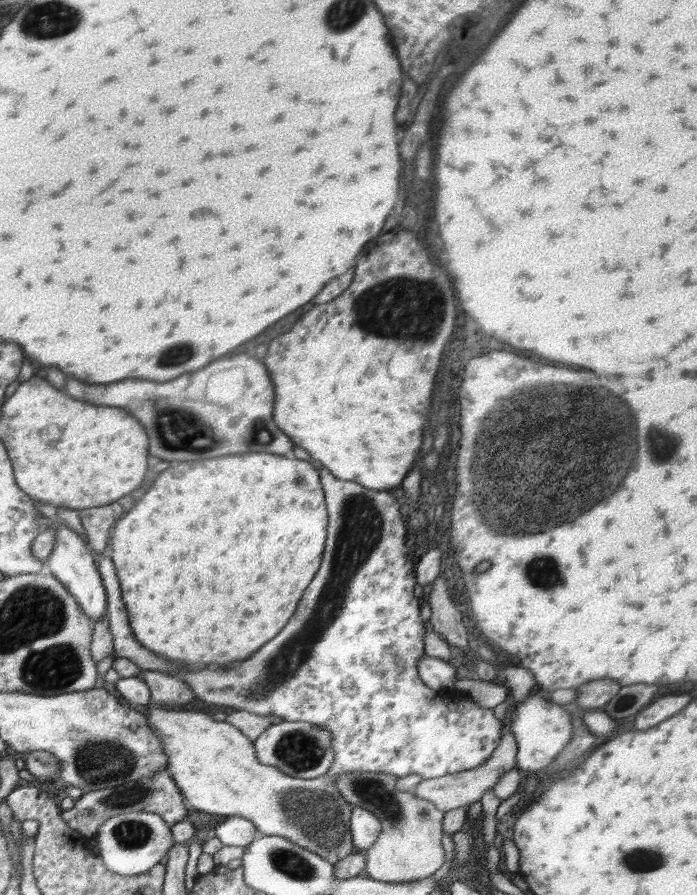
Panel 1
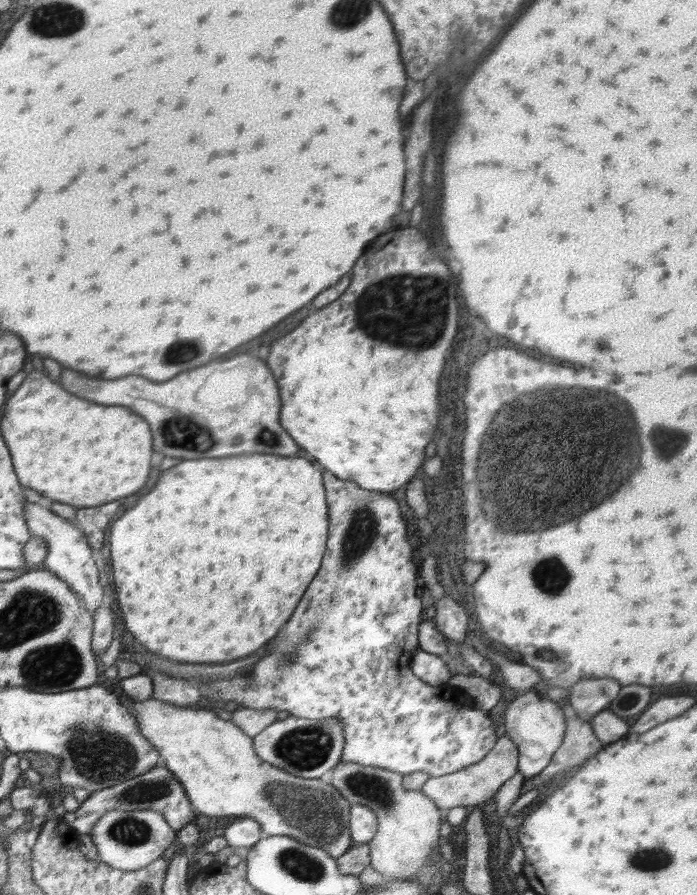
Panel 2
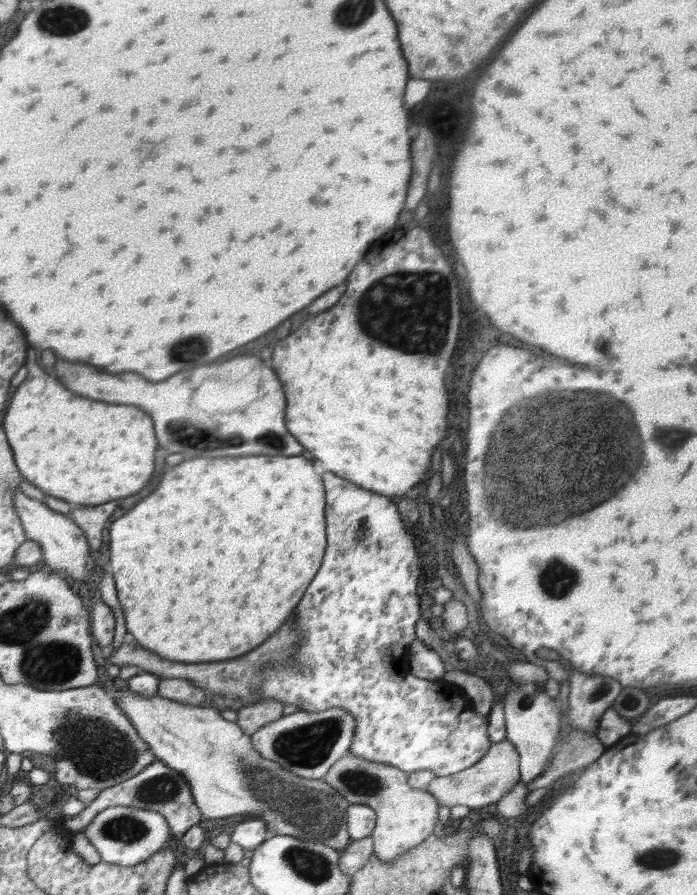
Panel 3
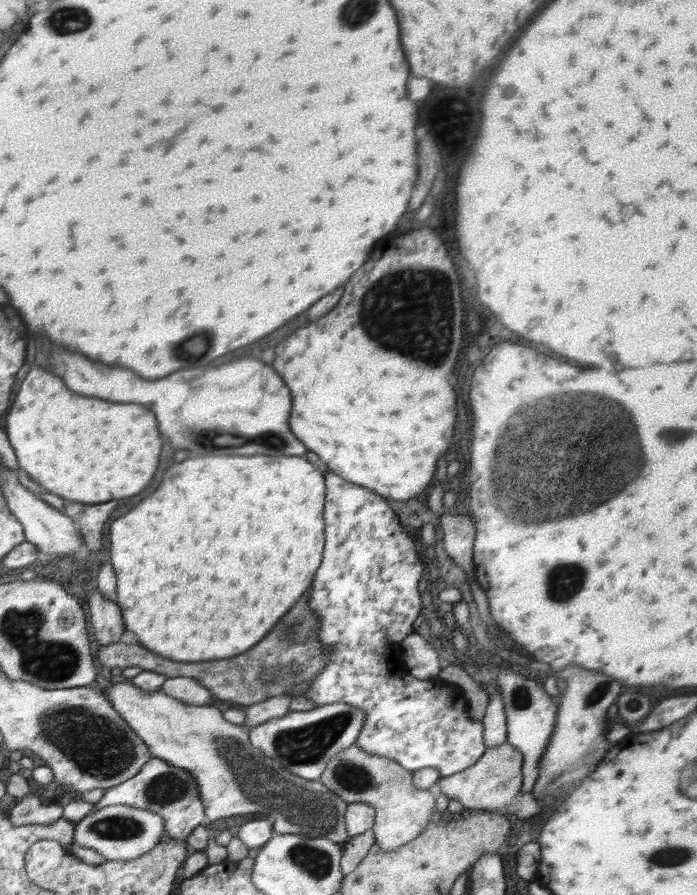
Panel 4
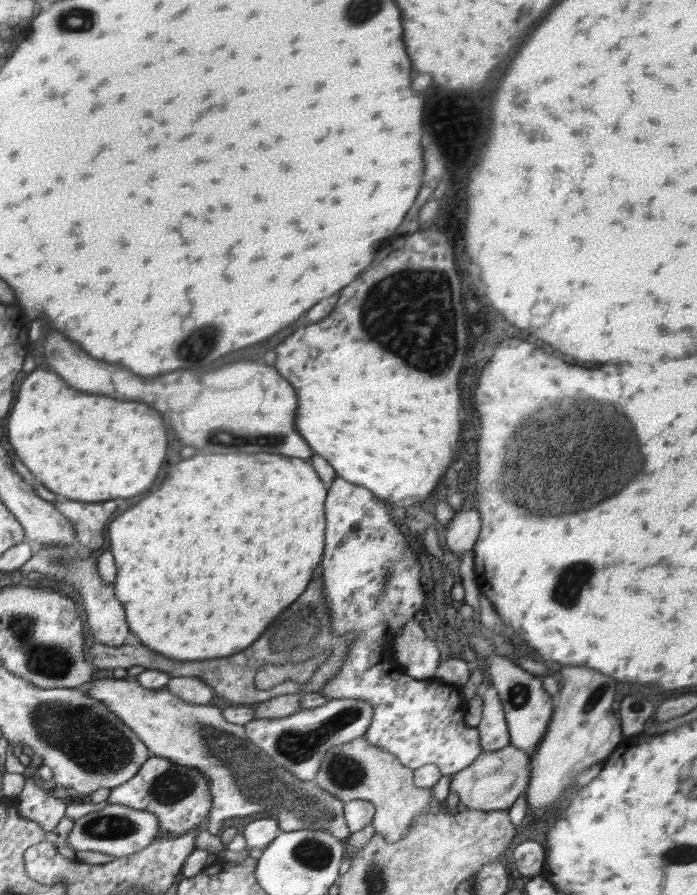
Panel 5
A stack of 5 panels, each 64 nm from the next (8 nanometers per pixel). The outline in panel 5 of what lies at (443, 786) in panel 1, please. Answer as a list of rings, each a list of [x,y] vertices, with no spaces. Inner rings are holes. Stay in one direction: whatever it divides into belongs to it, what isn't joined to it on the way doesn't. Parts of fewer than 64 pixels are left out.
[[[511,744],[480,756],[464,770],[454,774],[450,793],[458,794],[460,804],[467,809],[480,811],[507,811],[522,792],[527,790],[531,779],[530,757]]]

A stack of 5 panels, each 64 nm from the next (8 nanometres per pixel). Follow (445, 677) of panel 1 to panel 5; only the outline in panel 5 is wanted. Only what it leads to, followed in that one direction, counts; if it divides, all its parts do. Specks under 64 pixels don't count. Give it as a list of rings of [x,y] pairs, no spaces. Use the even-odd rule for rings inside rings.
[[[414,617],[394,637],[394,659],[408,676],[418,680],[432,677],[440,665],[440,651]]]

